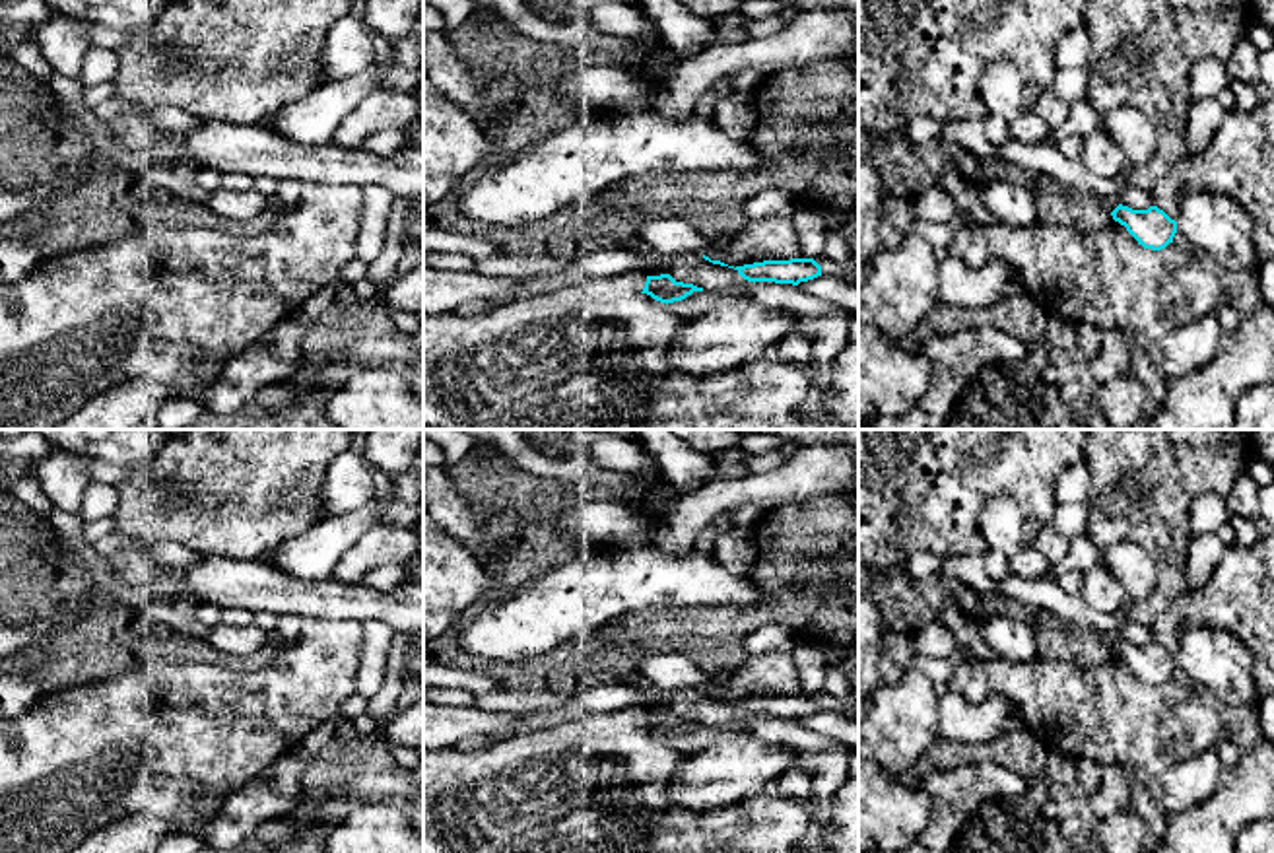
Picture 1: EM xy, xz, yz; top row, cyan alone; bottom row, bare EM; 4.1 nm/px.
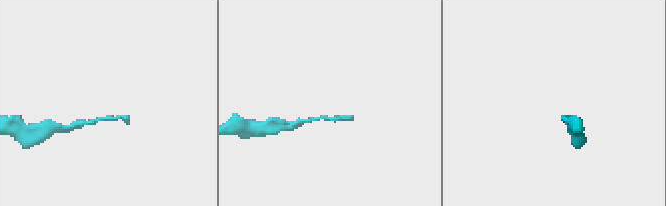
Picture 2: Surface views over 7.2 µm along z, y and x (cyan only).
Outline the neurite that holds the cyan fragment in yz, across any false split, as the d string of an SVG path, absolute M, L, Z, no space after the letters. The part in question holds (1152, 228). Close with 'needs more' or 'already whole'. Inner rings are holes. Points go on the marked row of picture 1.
M1119 204L1111 212L1113 220L1126 227L1126 231L1142 245L1144 249L1161 251L1177 233L1177 222L1171 220L1157 206L1150 206L1148 210L1132 210L1128 206Z; already whole

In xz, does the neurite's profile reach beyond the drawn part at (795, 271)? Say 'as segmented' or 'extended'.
as segmented

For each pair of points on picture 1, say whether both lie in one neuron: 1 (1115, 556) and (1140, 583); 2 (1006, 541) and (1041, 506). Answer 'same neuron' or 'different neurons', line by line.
1: same neuron
2: different neurons

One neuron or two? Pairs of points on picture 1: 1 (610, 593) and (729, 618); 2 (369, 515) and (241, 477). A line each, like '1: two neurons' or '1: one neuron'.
1: two neurons
2: two neurons

